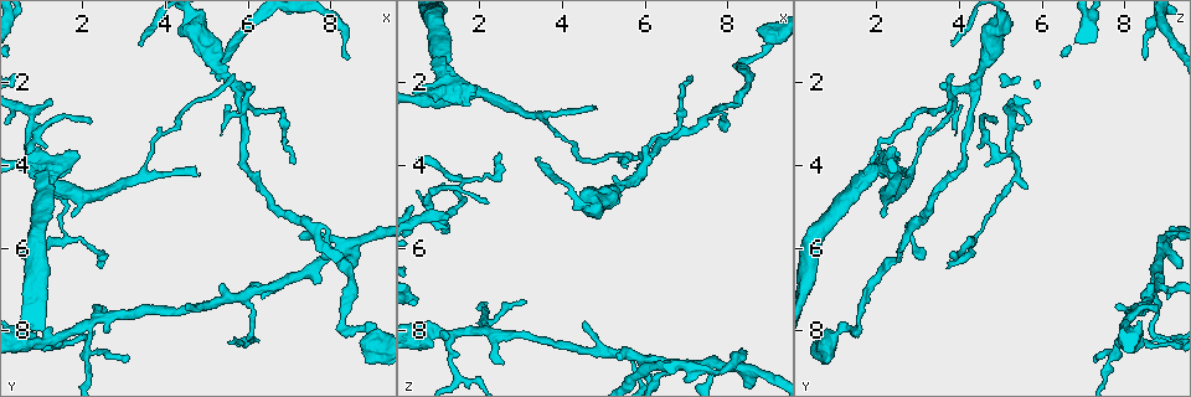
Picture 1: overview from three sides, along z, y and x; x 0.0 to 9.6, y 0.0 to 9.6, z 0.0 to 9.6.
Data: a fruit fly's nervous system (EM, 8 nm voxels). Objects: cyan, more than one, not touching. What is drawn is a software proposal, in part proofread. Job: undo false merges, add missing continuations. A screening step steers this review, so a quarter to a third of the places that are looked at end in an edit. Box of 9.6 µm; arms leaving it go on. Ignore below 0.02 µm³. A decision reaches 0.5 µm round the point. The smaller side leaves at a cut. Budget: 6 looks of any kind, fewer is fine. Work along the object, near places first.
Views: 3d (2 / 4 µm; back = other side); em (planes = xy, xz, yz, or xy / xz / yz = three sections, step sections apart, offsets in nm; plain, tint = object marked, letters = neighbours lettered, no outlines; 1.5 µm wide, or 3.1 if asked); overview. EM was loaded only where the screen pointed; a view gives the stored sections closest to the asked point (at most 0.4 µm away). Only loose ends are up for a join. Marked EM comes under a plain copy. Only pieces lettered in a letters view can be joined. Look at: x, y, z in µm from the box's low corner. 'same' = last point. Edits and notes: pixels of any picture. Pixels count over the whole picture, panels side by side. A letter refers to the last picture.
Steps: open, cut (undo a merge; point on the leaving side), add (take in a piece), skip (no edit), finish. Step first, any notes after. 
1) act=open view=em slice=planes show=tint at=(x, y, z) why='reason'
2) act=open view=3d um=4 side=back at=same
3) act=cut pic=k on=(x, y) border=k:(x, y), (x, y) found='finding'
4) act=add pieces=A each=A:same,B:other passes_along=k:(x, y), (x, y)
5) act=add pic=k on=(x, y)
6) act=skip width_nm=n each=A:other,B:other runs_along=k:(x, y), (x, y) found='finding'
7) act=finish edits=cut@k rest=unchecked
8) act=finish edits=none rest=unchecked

act=open view=3d um=4 at=(8.90, 7.95, 1.15)

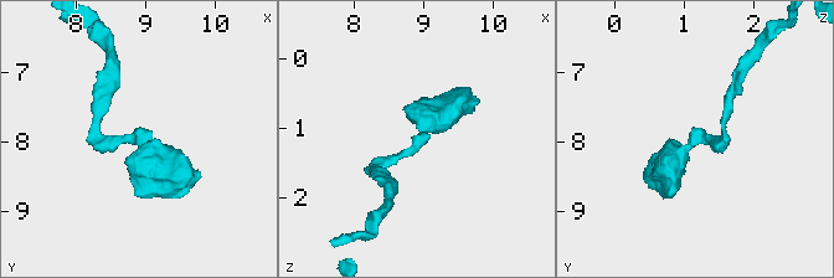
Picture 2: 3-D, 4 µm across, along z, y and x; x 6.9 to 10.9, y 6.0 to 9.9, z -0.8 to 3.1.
act=open view=em slice=planes show=tint at=(8.95, 7.95, 1.20)

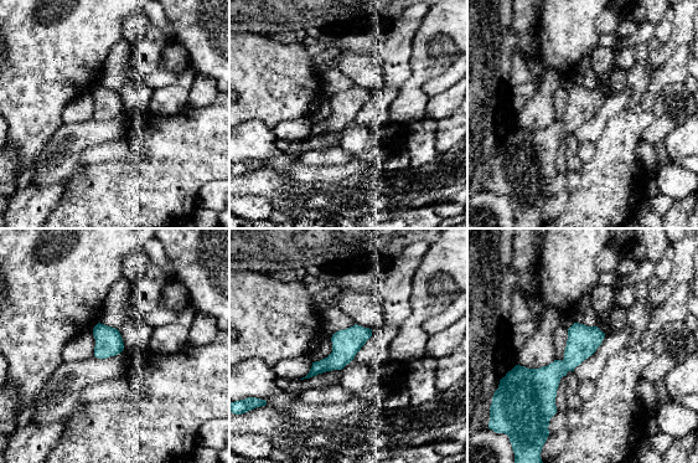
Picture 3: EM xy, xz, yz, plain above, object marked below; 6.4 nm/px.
act=open view=em slice=planes show=letters at=same

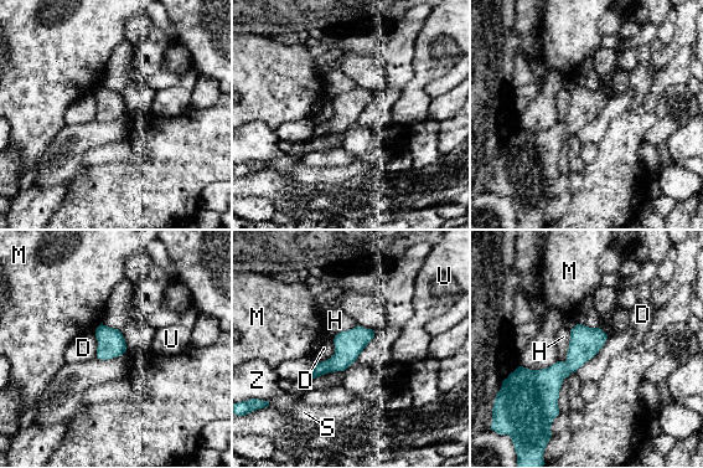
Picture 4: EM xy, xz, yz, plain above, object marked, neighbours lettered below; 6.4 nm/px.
act=skip width_nm=180 each=D:other,H:other,M:other,S:other,U:other,Z:other border=4:(335, 335), (334, 353), (315, 364) found='continuous, no second neuron'

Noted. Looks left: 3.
act=open view=3d um=2 side=back at=(1.65, 5.80, 4.40) why='sharp bend'

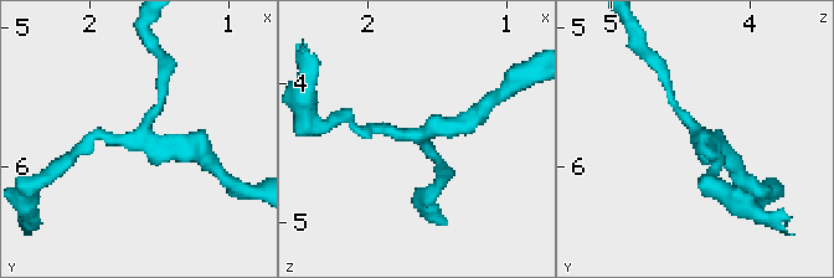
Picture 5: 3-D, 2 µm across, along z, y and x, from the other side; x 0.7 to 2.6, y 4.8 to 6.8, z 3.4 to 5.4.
act=open view=em slice=planes show=tint at=(1.60, 5.78, 4.38) why='shape alone is not enough'

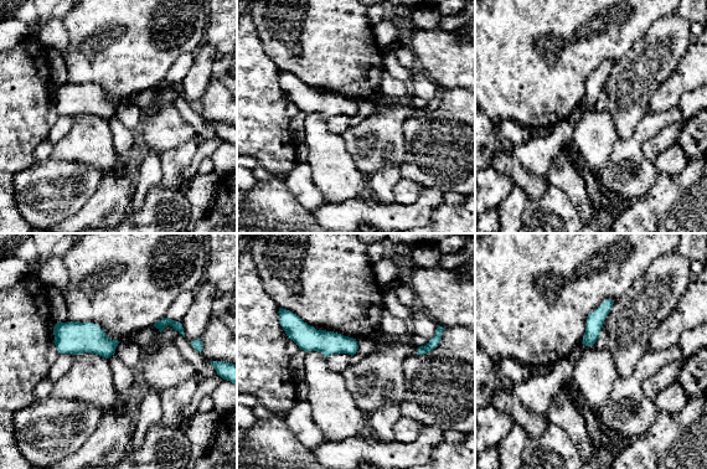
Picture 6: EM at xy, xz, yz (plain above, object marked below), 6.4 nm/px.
act=open view=em slice=planes show=letters at=same

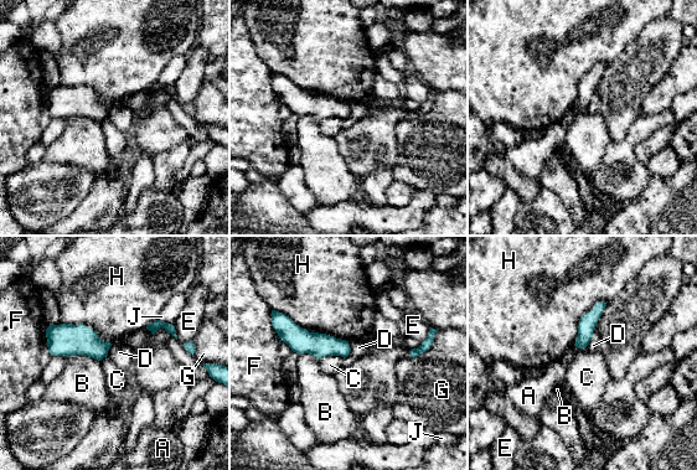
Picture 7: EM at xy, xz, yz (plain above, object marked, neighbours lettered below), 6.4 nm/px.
act=skip longest_contact=H:360nm each=A:other,B:other,C:other,D:other,E:other,F:other,G:other,H:other,J:other border=7:(595, 325), (590, 341), (576, 347) found='one neuron here'

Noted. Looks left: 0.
act=finish edits=none rest=unchecked

